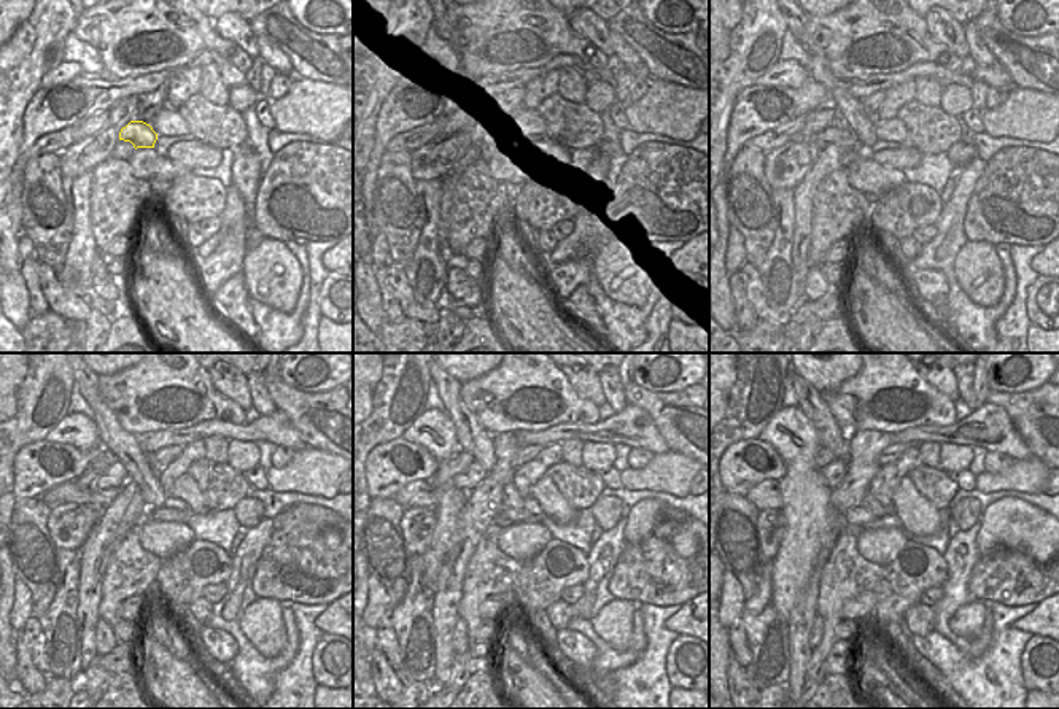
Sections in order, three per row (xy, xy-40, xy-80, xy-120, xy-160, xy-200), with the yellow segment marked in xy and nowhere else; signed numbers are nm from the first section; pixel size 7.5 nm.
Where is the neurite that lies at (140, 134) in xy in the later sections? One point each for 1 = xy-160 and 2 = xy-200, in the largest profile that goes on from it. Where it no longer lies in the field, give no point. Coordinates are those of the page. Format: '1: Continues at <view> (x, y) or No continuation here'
1: Continues at xy-160 (420, 493)
2: Continues at xy-200 (765, 495)

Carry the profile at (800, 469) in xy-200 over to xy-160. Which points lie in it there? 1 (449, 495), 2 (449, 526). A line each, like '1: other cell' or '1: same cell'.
1: same cell
2: same cell

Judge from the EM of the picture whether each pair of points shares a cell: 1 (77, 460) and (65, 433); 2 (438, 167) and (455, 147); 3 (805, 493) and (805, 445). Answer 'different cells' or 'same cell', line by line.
1: different cells
2: same cell
3: same cell

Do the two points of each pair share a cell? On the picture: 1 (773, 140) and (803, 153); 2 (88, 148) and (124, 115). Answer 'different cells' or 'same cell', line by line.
1: different cells
2: same cell

